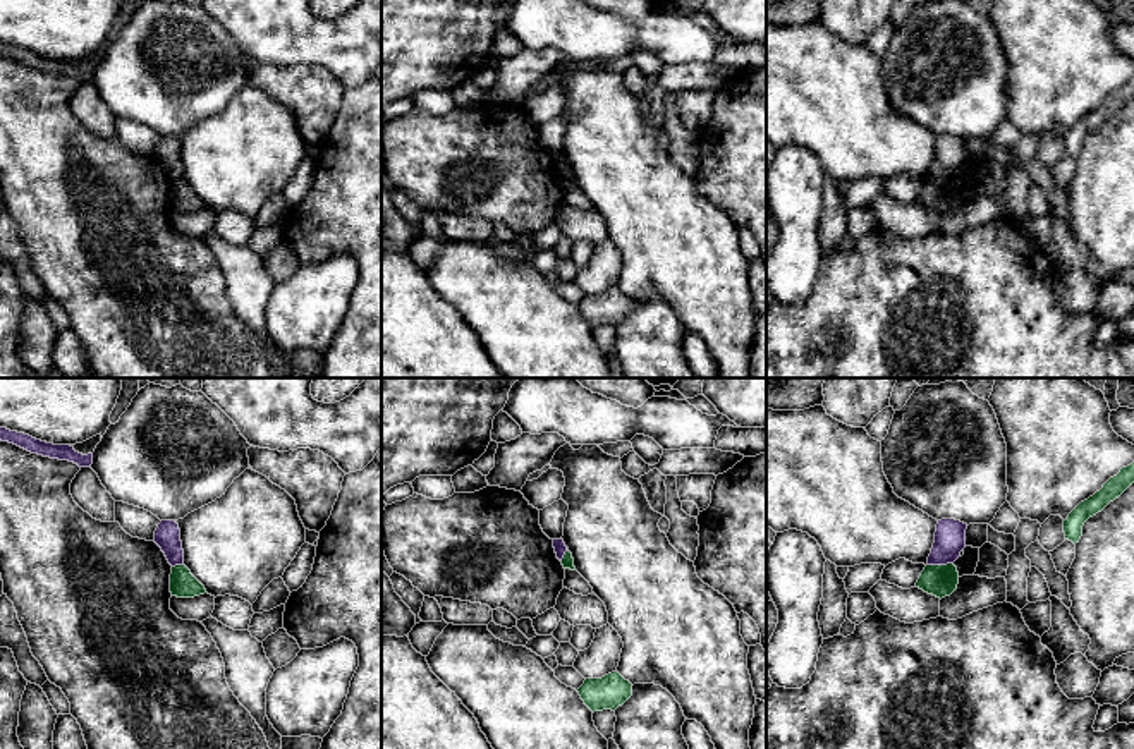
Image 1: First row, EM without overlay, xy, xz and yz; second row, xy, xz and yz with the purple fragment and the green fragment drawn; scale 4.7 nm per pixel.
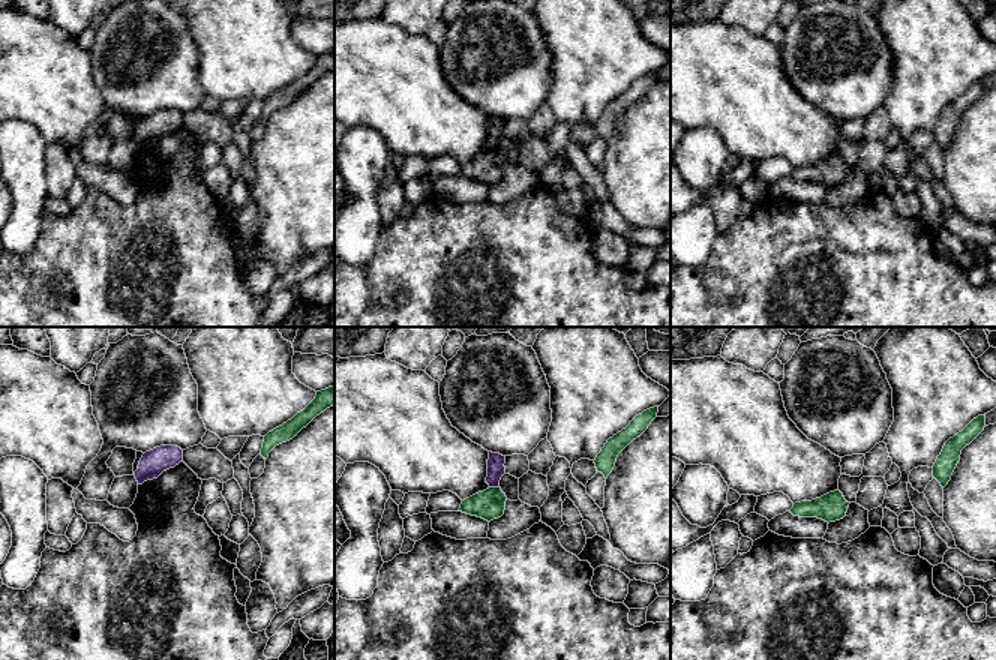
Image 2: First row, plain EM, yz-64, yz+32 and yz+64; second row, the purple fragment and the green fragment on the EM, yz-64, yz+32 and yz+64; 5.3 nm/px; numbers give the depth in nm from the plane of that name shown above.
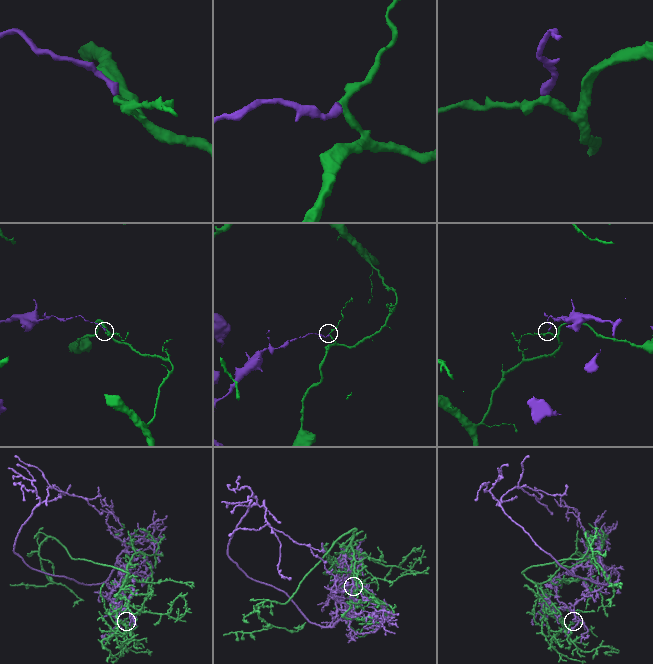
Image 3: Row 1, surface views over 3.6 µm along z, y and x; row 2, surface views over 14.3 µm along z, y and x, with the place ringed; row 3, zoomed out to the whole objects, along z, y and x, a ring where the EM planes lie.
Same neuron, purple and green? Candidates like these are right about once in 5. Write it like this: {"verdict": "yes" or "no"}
{"verdict": "no"}

